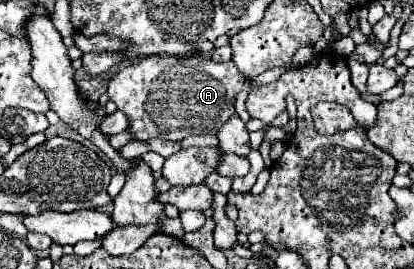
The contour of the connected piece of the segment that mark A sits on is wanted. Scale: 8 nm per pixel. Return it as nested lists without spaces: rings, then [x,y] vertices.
[[[152,55],[140,61],[134,61],[126,69],[122,69],[116,77],[108,81],[108,97],[118,105],[122,113],[130,119],[130,131],[136,139],[148,141],[154,137],[182,141],[188,135],[208,135],[218,133],[218,129],[232,117],[234,97],[244,85],[244,75],[236,69],[234,61],[216,63],[210,57],[194,55],[194,57],[170,57],[170,55]]]

